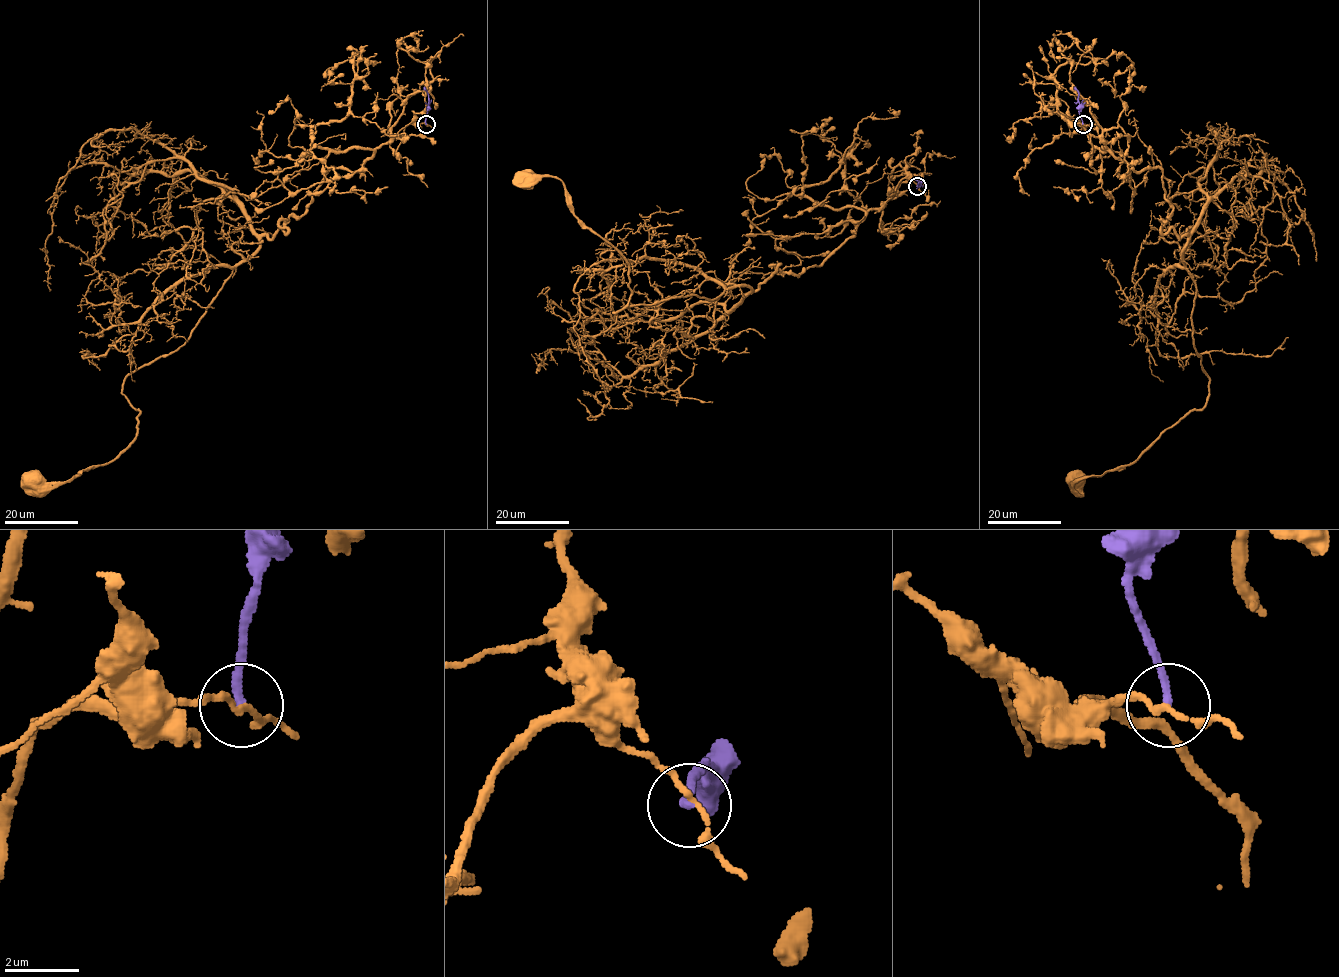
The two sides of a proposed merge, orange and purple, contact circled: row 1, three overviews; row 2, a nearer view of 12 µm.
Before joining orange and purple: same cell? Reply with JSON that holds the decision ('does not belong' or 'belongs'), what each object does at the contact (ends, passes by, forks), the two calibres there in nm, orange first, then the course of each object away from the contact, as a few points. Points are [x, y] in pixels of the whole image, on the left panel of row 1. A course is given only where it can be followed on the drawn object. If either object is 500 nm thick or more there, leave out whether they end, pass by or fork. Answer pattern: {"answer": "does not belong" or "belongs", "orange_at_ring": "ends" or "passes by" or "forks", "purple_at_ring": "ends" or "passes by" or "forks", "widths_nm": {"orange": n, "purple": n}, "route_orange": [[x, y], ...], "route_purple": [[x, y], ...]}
{"answer": "does not belong", "orange_at_ring": "passes by", "purple_at_ring": "ends", "widths_nm": {"orange": 120, "purple": 220}, "route_orange": [[426, 124], [359, 170], [332, 168], [191, 335], [131, 372], [137, 435], [114, 459], [32, 481]], "route_purple": [[426, 124], [429, 94], [425, 86]]}

